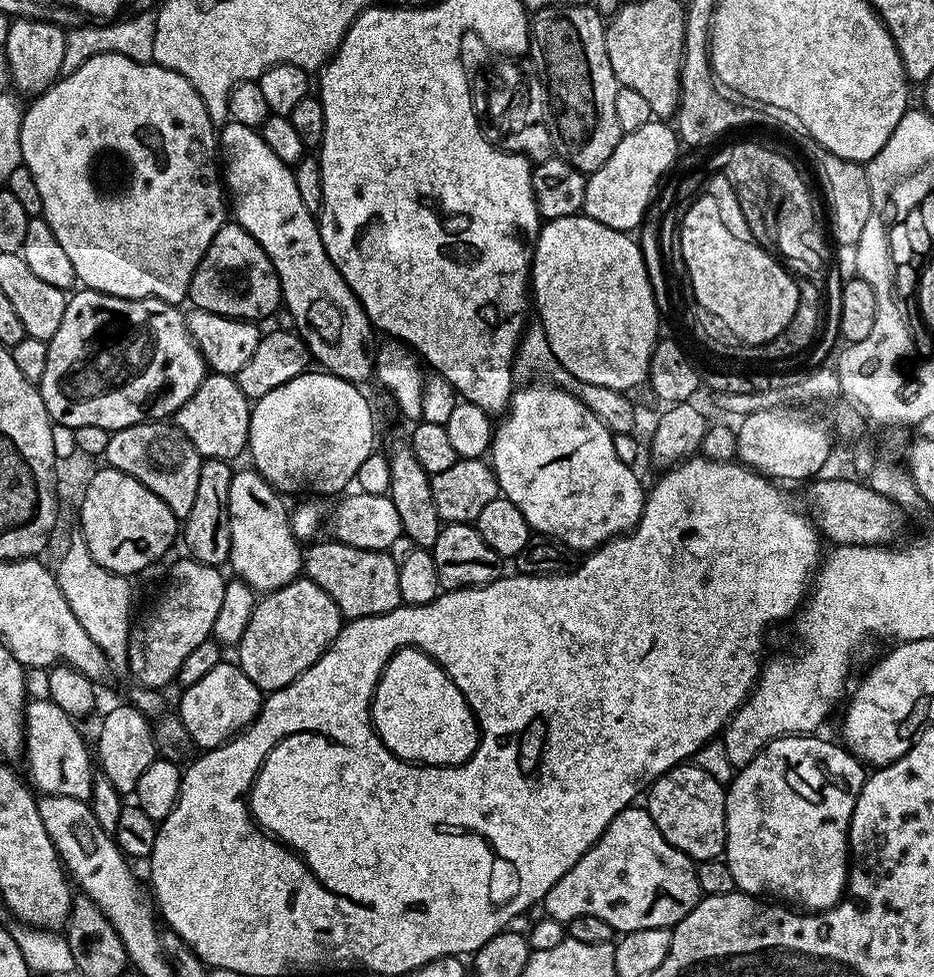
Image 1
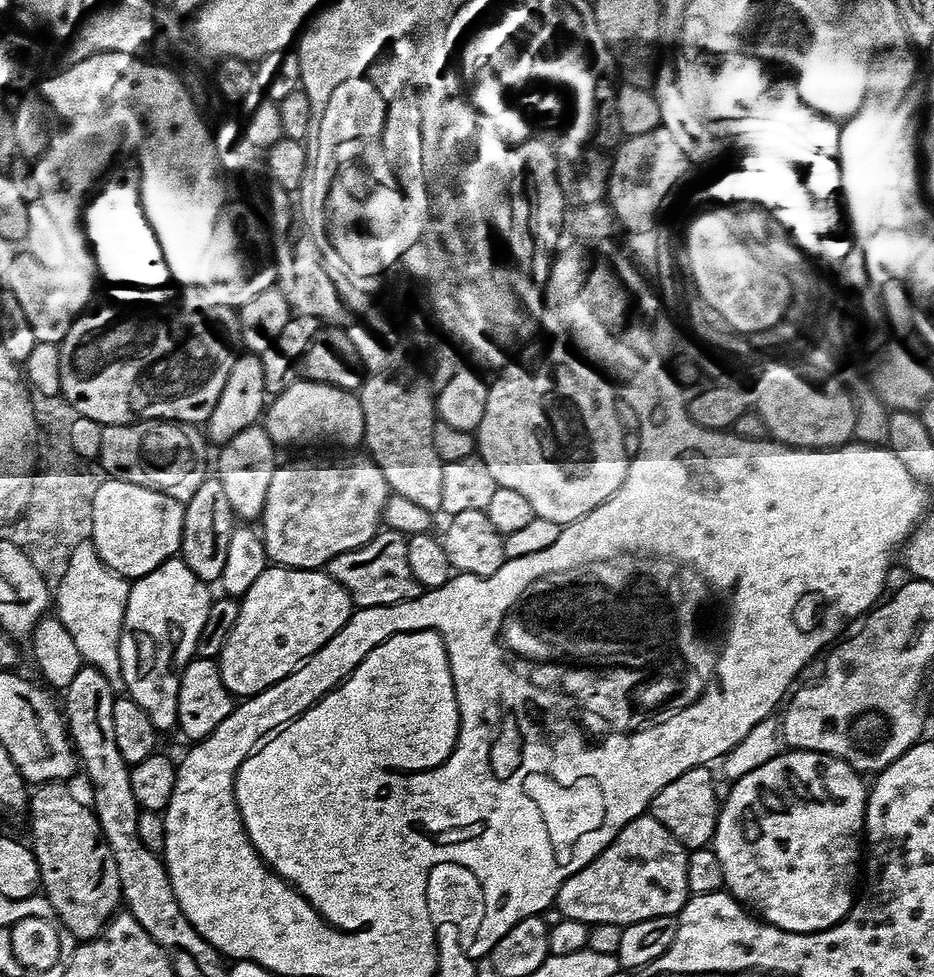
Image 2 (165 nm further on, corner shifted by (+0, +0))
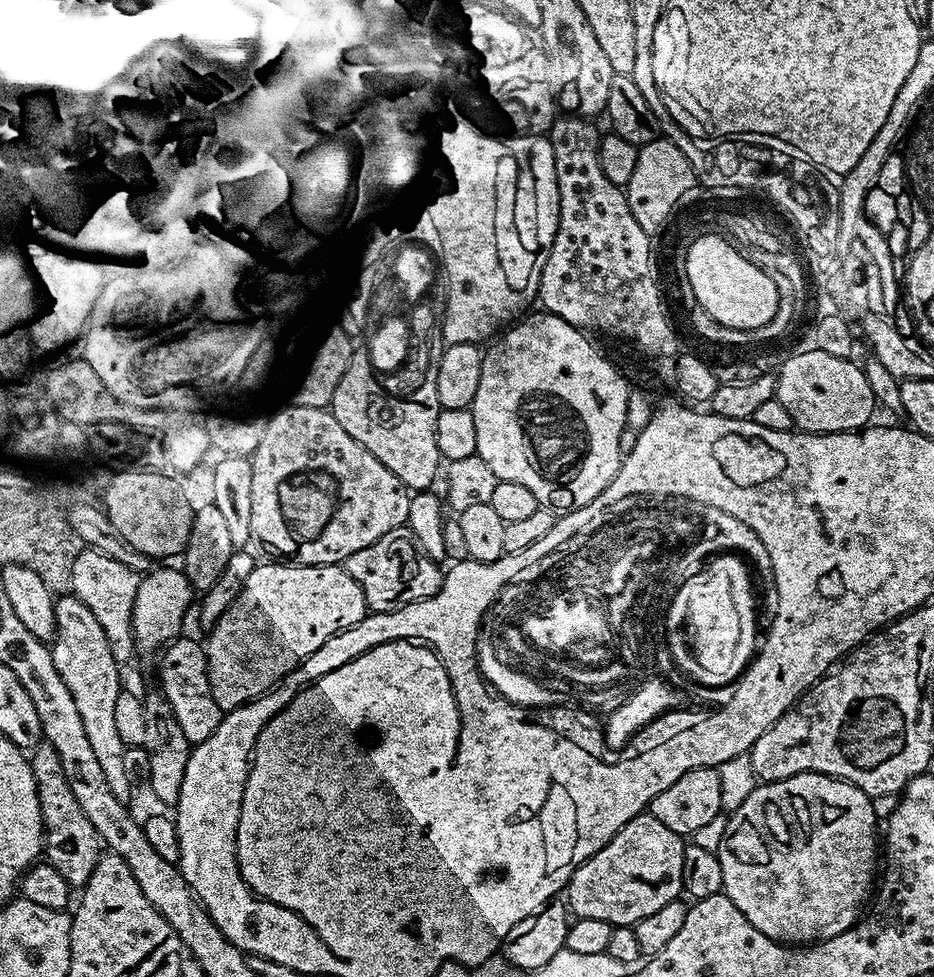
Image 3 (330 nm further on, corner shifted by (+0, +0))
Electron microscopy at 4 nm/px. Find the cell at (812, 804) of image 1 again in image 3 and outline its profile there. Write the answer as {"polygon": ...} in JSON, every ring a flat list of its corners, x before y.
{"polygon":[[803,772,802,774,794,774,790,778,757,783,750,798,746,798,746,802,742,802,742,806,738,806,738,810,734,810,728,816,728,825,718,851,722,862,723,895,728,896,730,902,734,902,734,906,738,906,738,910,742,910,742,914,746,914,750,926,762,930,762,934,766,934,766,938,778,940,781,944,807,946,821,940,834,938,856,923,873,891,874,877,878,872,876,823,878,823,878,817,872,805,872,797,867,796,859,786,851,784,849,780,839,780,837,776,827,776,821,772]]}

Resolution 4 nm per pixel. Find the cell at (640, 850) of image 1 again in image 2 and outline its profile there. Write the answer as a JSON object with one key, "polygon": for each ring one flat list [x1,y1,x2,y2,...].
{"polygon":[[643,814,634,818,606,846,606,850,595,853,578,874,566,878,558,890,554,901,555,911,560,911,563,918,574,918,586,925,614,923,618,925,642,922,646,918,662,918,663,916,676,916,684,909,689,898,688,883,686,882,686,862,688,852,684,845,662,826,650,814]]}

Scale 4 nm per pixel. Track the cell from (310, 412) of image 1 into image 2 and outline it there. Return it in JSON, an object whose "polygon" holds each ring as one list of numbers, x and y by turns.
{"polygon":[[303,380,275,393,262,417,262,426,277,449,304,448,307,444,337,444,360,448,364,443,364,419,355,391]]}

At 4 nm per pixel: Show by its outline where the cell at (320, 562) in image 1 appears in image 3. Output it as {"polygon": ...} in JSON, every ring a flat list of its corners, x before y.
{"polygon":[[404,534,384,536,378,542,366,546,366,550,358,550,358,554,350,554,342,567,362,586,362,594,366,594,366,602,369,609,374,612,393,612,402,606,410,606,410,602,422,602,434,594,438,594,440,587,444,585,444,572,441,565,431,560,424,552,420,551,420,545,415,540]]}

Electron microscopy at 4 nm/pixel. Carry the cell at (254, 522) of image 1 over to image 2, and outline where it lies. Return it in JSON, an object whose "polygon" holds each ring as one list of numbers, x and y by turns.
{"polygon":[[253,426,242,430,242,434,234,434,230,442,220,449,220,461,215,461,218,479,222,482,222,490,226,490,226,498,230,501,233,517,240,522,259,521,262,510,266,506,266,490,270,490,270,478,278,467,278,449,266,434,263,426]]}

